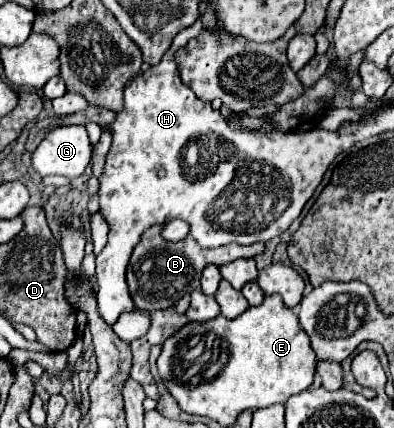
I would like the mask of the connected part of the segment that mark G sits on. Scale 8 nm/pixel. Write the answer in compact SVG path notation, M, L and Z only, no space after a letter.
M83 125L53 129L33 151L33 169L45 175L79 177L91 163L91 141Z

